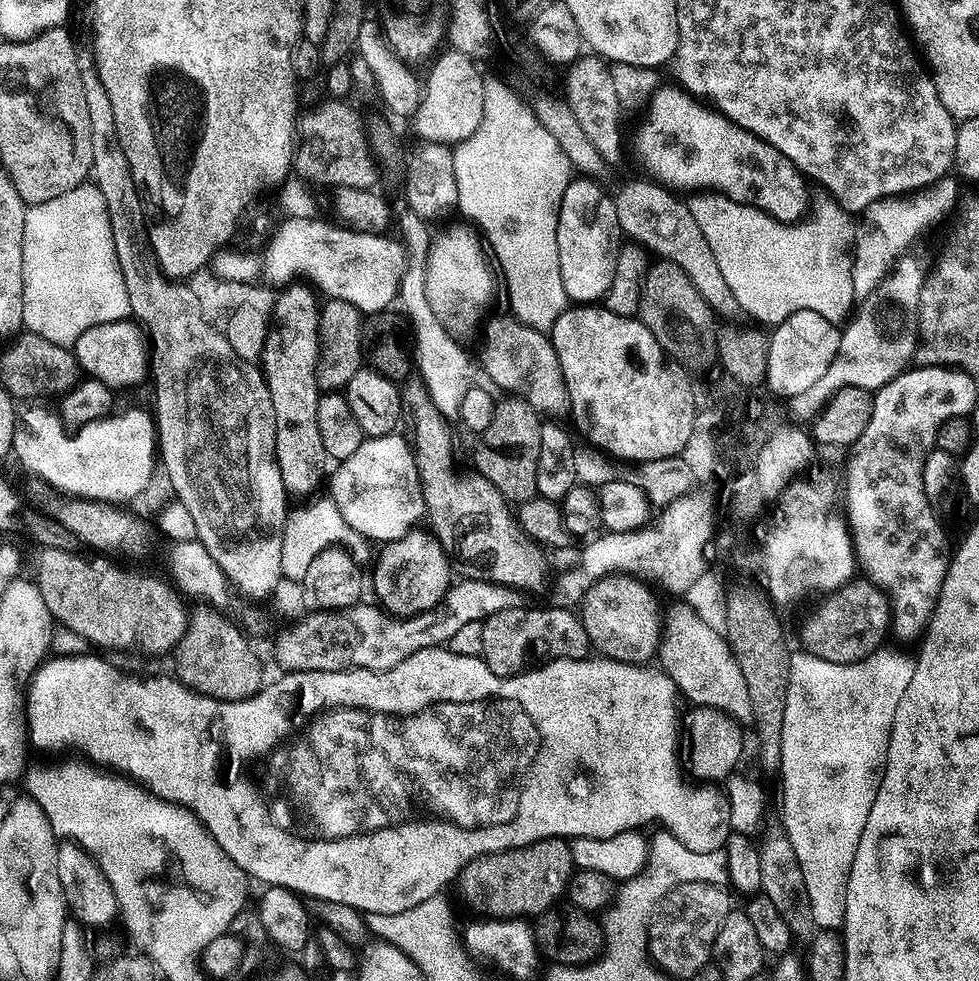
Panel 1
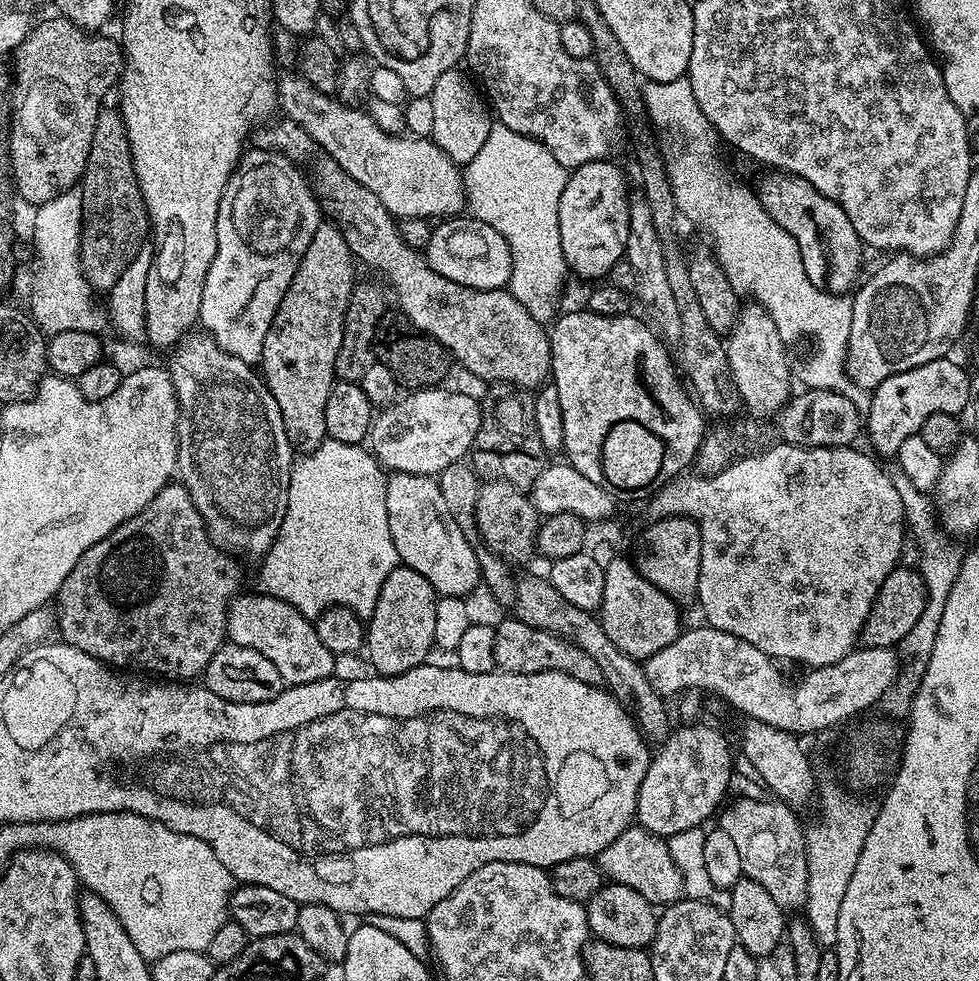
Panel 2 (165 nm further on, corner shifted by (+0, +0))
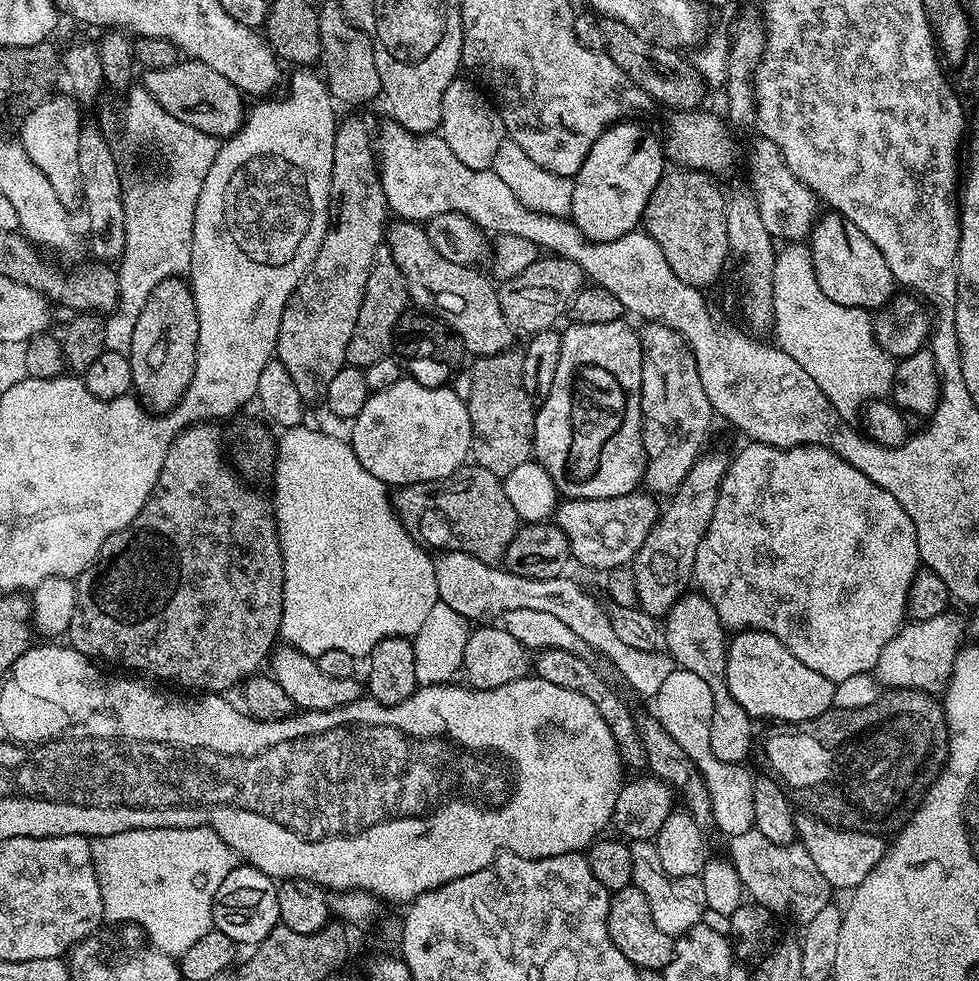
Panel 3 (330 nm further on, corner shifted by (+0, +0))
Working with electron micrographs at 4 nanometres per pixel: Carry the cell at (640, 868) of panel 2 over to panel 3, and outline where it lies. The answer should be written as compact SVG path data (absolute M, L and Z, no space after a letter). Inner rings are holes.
M633 840L632 861L634 874L632 884L646 894L646 902L650 902L650 910L654 914L654 922L662 934L677 938L690 931L696 924L705 919L707 902L700 876L672 877L662 868L662 861L652 840Z

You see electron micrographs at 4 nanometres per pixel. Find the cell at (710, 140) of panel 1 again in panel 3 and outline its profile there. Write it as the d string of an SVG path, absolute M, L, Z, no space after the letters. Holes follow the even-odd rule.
M825 211L817 219L812 228L810 247L812 261L818 278L818 286L822 286L822 294L830 298L830 302L838 302L838 306L879 310L892 299L888 293L888 272L886 258L882 258L882 250L838 212Z

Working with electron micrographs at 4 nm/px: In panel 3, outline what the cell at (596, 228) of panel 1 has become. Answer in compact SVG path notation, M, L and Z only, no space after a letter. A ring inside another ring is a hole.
M621 122L605 128L598 142L590 146L586 162L576 171L572 185L572 223L594 242L610 242L637 231L644 219L646 202L665 171L665 145L640 122Z

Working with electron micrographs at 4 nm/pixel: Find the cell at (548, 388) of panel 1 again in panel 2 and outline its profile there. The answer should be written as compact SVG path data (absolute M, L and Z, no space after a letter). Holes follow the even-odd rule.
M287 118L279 119L257 127L250 137L251 143L267 152L280 152L295 164L312 164L310 183L321 213L340 228L352 255L361 265L380 267L392 279L400 308L416 327L413 329L433 336L448 349L459 367L461 364L466 371L484 380L501 380L501 385L521 390L539 389L552 371L552 342L545 325L533 318L526 306L512 297L511 291L467 288L436 273L423 251L416 251L403 241L399 223L378 202L378 194L370 194L362 182L350 178L299 124Z

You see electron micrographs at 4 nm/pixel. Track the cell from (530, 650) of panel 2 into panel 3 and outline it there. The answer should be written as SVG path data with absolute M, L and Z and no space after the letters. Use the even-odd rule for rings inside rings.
M546 649L537 651L534 656L535 675L541 676L546 682L554 682L554 686L574 690L578 694L590 698L590 702L594 702L594 710L598 710L598 714L602 714L606 726L610 726L610 734L614 734L614 742L618 746L620 762L625 769L647 769L648 759L646 758L646 750L642 746L637 717L632 717L627 702L604 681L603 674L597 668L595 663L586 662L582 657L578 657L577 654L570 653L567 650Z

